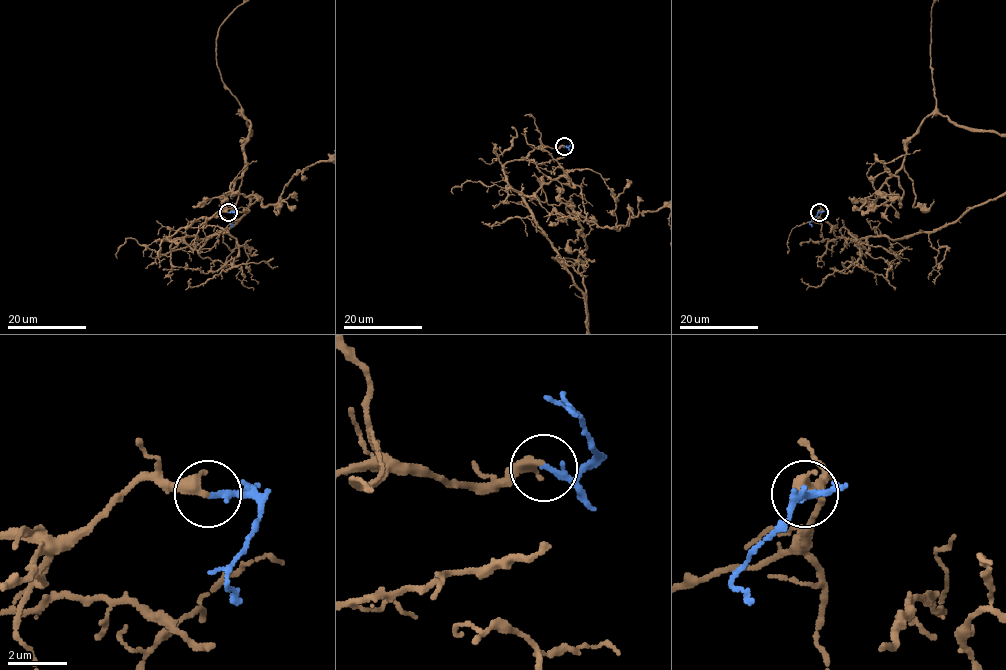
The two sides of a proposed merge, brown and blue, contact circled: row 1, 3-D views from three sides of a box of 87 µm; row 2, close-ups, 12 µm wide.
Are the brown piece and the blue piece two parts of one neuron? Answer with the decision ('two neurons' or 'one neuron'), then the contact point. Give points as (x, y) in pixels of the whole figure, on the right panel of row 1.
one neuron | (819, 212)

